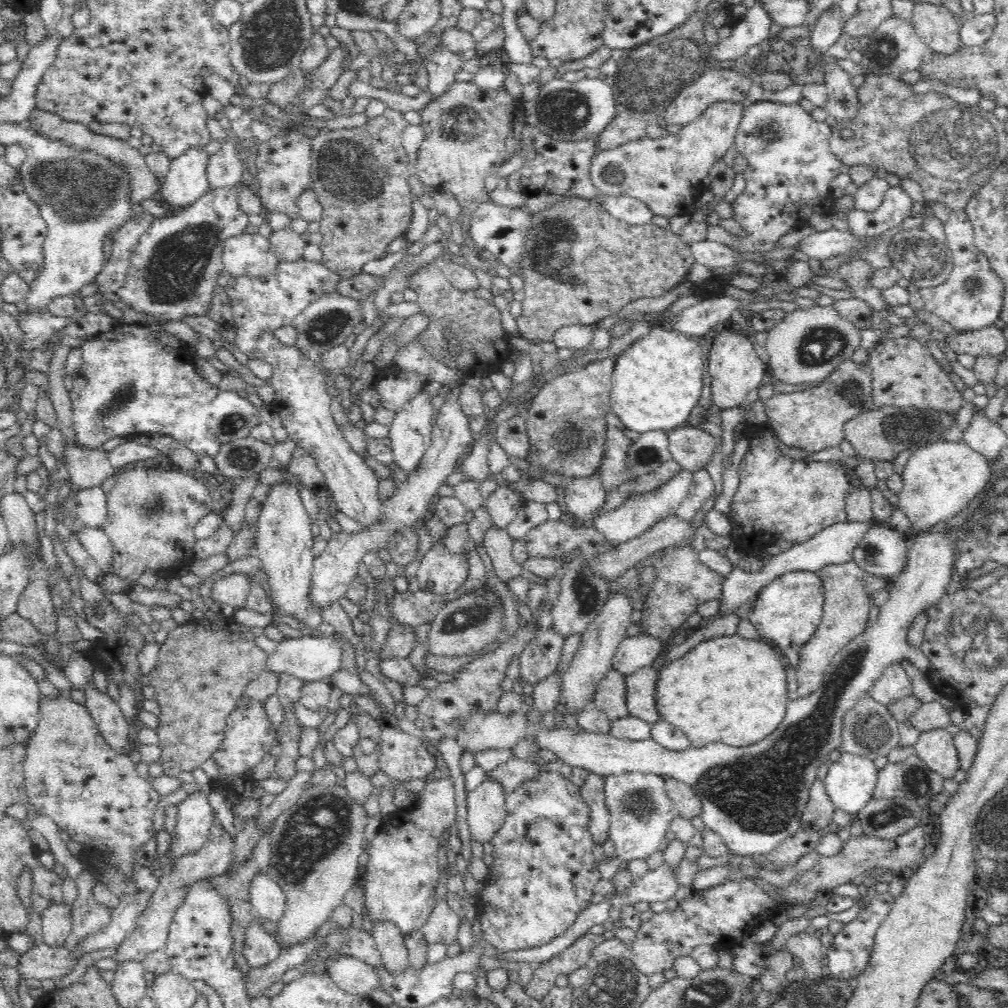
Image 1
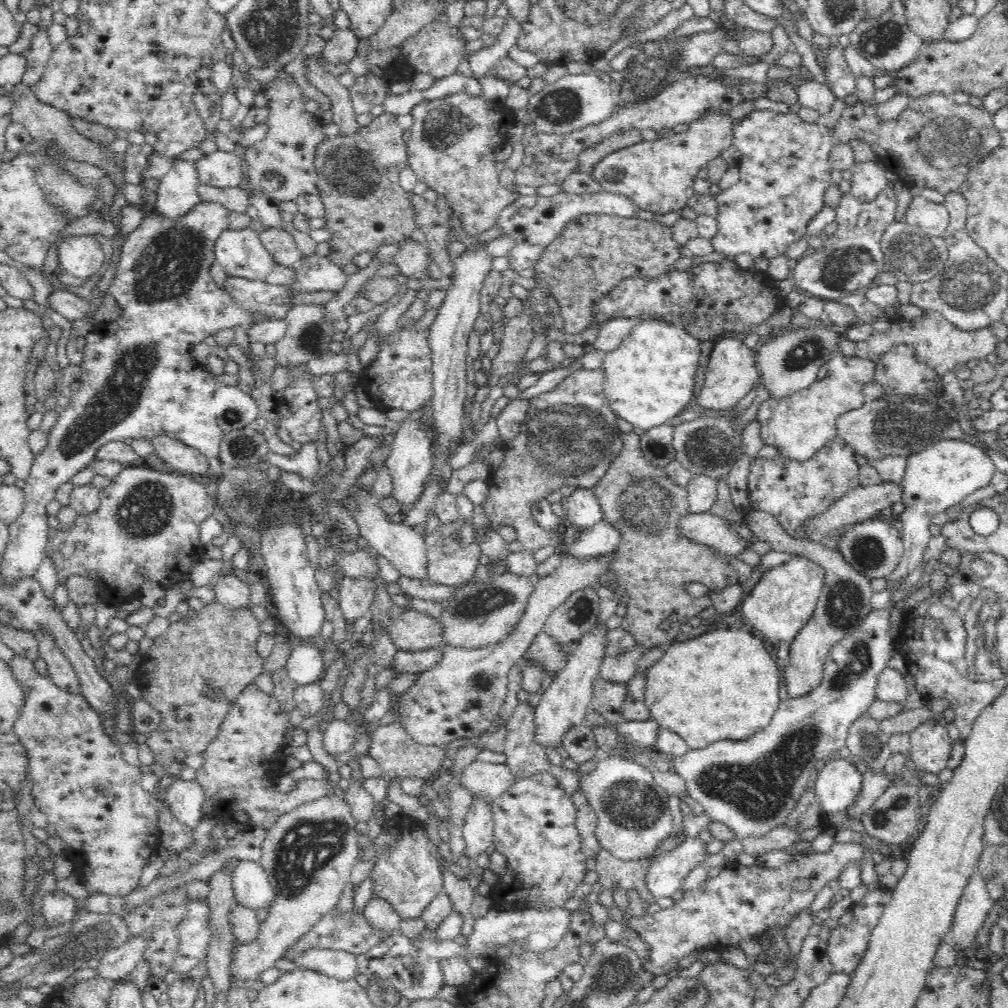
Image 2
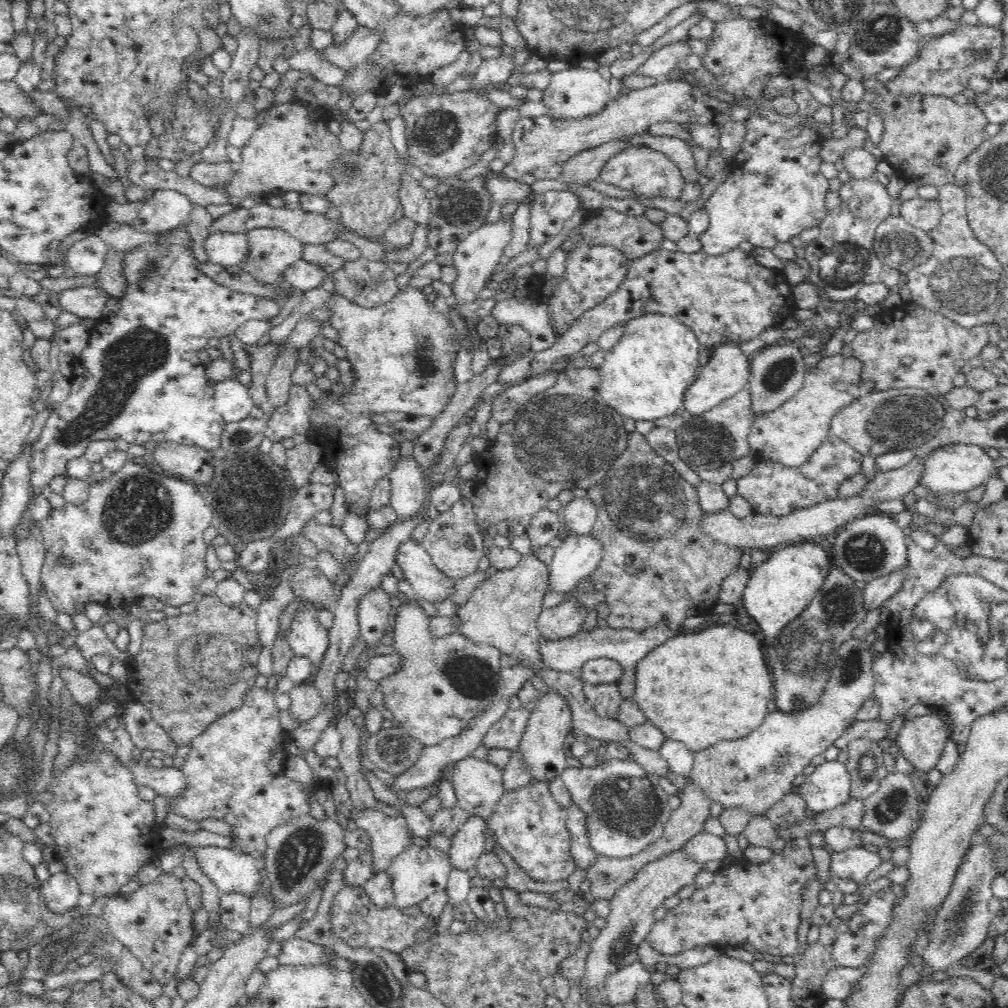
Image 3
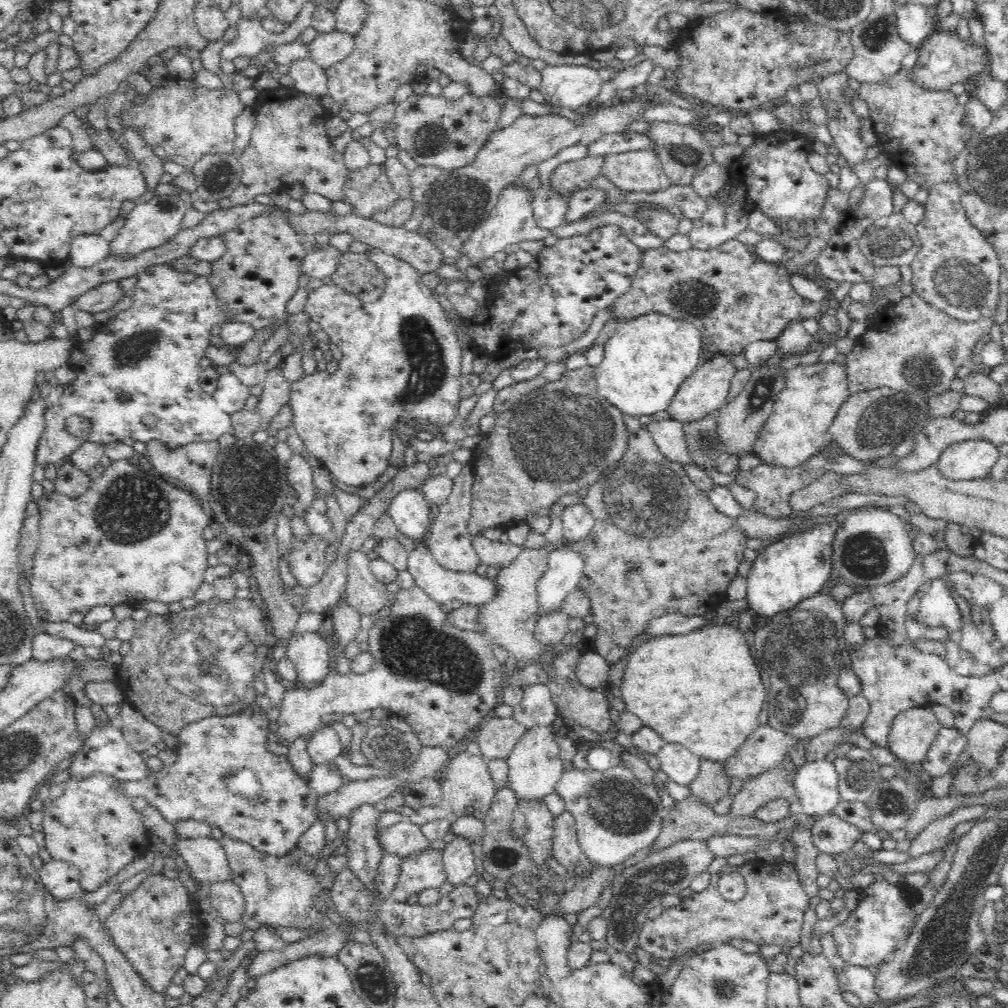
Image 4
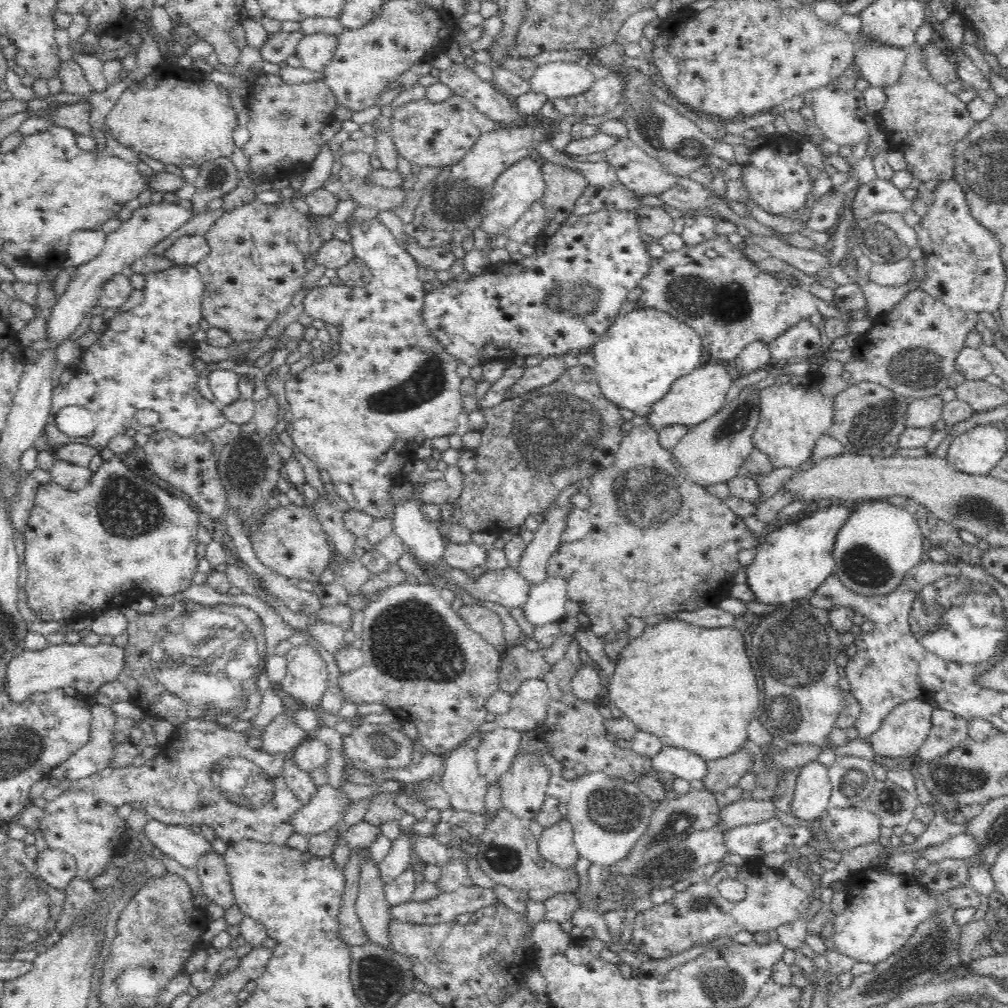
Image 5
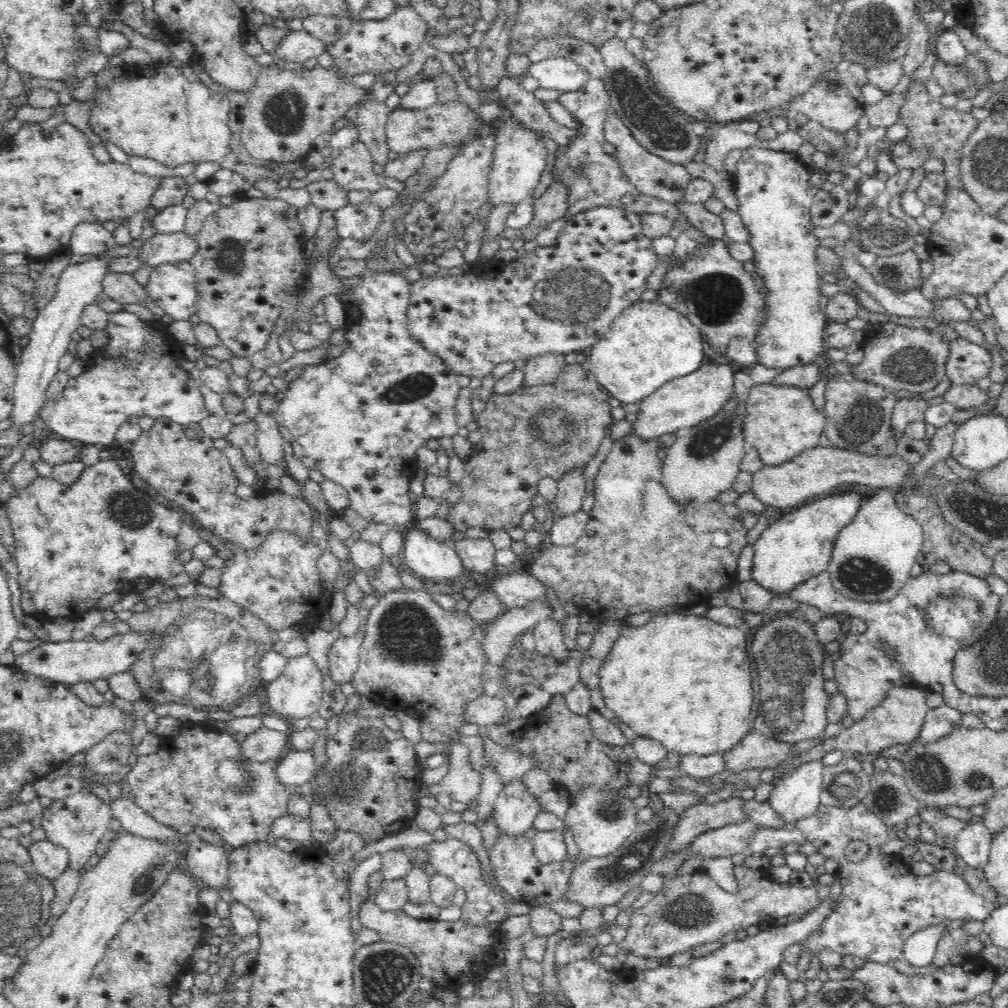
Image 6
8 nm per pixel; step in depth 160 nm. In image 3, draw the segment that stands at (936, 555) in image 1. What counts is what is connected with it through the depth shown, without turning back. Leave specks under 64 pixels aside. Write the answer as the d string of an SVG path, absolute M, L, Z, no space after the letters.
M851 638L842 644L838 655L821 706L814 706L801 715L788 715L775 710L750 736L734 742L724 740L710 750L695 752L691 778L701 782L702 789L708 791L708 795L723 808L747 806L753 810L754 816L762 816L766 808L791 791L796 775L821 759L823 752L832 746L834 738L838 738L838 734L855 721L854 714L862 702L872 696L873 655L867 651L865 642Z

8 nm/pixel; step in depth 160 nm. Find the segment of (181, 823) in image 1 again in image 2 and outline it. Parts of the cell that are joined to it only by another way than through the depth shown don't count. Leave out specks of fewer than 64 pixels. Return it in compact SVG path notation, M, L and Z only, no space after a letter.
M178 775L163 793L172 814L182 823L192 828L202 819L203 789L194 780L185 780Z

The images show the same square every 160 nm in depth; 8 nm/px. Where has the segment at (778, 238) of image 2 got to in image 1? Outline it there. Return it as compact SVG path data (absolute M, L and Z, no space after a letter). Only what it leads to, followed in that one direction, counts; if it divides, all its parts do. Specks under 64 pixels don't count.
M765 99L754 105L746 105L735 136L733 148L746 158L745 190L730 203L732 218L742 227L742 234L731 234L726 247L734 252L766 254L779 250L786 254L792 248L781 240L796 227L808 223L810 216L821 214L824 200L830 196L830 182L840 174L841 160L832 152L830 126L825 121L813 120L798 103L777 105Z

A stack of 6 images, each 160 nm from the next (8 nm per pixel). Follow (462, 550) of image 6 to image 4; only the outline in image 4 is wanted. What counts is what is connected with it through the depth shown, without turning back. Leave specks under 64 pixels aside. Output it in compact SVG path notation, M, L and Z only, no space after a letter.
M472 461L463 464L461 472L453 478L451 495L438 506L438 518L431 522L430 538L425 546L443 568L453 572L475 572L480 564L479 555L471 546L467 521L471 514L470 492L474 484L475 468Z

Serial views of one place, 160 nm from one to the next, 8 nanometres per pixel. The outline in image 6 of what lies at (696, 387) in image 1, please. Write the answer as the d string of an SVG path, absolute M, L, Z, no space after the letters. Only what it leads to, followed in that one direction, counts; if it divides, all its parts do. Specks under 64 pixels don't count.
M640 299L628 305L611 324L610 330L590 347L587 354L591 373L609 391L610 397L625 403L638 403L667 380L692 374L702 366L702 359L705 358L703 334L698 325L692 324L678 310L670 308L665 301L657 299L651 302Z

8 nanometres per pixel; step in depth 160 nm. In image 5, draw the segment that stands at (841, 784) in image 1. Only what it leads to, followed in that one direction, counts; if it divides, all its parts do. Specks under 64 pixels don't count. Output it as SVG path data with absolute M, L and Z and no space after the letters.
M812 761L798 775L788 812L803 821L815 820L828 808L830 792L828 767Z

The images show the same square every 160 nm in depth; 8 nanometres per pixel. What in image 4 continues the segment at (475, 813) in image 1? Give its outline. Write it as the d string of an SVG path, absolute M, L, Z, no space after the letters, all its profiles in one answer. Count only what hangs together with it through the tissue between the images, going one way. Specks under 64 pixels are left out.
M458 836L445 846L442 853L444 880L452 886L466 884L470 876L474 876L474 853L462 836Z

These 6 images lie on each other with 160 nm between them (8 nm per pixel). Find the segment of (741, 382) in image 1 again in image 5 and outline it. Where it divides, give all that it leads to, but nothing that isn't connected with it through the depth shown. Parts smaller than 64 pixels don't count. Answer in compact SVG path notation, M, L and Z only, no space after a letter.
M719 361L704 363L694 372L682 375L678 380L674 380L668 392L660 400L650 404L651 409L647 415L647 426L657 433L674 426L695 427L700 422L712 418L719 410L722 410L726 403L726 394L728 394L732 382L727 363Z

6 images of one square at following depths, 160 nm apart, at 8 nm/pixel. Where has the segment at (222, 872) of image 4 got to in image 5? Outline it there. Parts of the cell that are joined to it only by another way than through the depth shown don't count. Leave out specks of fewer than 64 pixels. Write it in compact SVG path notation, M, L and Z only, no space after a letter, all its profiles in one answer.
M148 817L142 832L162 854L167 854L186 868L194 869L196 860L211 848L211 843L191 829L164 824L152 817Z

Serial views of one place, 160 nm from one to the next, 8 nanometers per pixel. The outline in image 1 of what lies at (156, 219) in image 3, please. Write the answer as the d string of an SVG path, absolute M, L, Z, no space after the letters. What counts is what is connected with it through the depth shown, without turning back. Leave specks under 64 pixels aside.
M202 148L186 151L171 159L166 180L160 184L158 198L164 200L171 210L178 210L209 194L206 176L208 155Z

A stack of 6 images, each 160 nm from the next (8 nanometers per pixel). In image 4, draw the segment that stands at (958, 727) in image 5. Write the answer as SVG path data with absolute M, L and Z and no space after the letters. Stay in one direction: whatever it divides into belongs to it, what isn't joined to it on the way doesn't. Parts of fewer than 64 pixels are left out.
M941 725L921 762L923 771L931 777L942 776L955 766L967 744L967 735L958 727Z

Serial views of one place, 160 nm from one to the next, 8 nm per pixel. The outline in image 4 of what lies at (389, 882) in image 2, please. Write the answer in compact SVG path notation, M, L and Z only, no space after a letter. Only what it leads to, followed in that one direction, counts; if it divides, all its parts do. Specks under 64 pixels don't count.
M428 849L412 853L403 858L398 882L386 899L406 903L414 900L420 890L440 887L444 881L441 851Z

